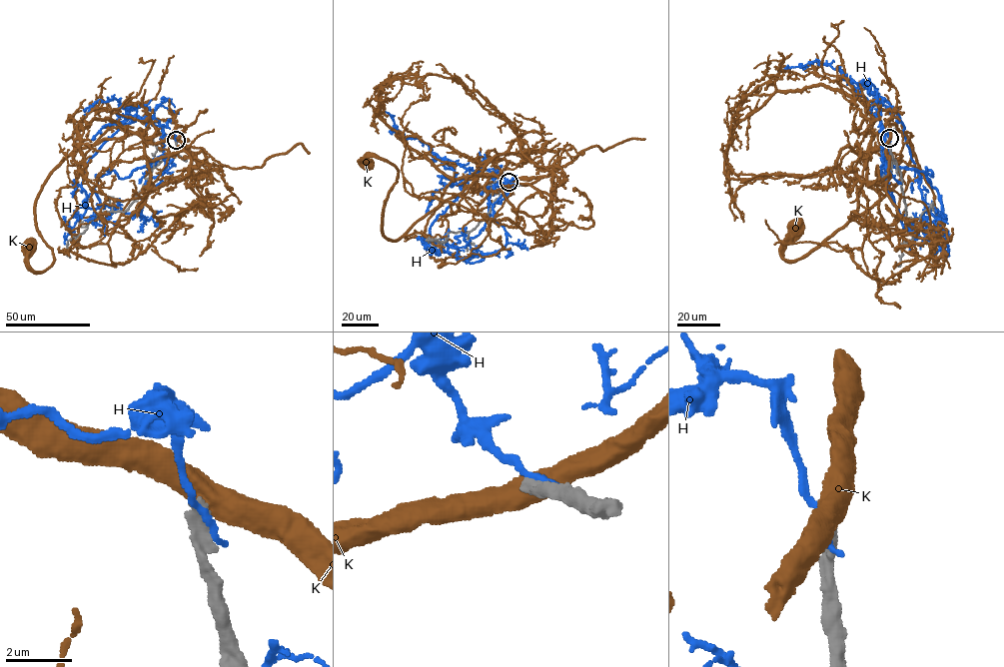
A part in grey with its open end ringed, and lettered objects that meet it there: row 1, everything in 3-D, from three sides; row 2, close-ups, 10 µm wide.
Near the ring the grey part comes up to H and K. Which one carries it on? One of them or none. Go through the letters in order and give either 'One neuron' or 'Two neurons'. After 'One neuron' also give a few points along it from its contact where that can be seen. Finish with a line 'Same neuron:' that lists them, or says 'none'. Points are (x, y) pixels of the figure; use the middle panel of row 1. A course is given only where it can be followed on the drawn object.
H: Two neurons
K: Two neurons
Same neuron: none

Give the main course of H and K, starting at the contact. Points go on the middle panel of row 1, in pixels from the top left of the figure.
H: (508, 182), (495, 179), (486, 225), (445, 241), (450, 254), (505, 245), (493, 206), (515, 175)
K: (508, 183), (464, 189), (393, 241), (383, 234), (382, 220), (399, 171), (373, 156), (364, 156), (365, 163)

